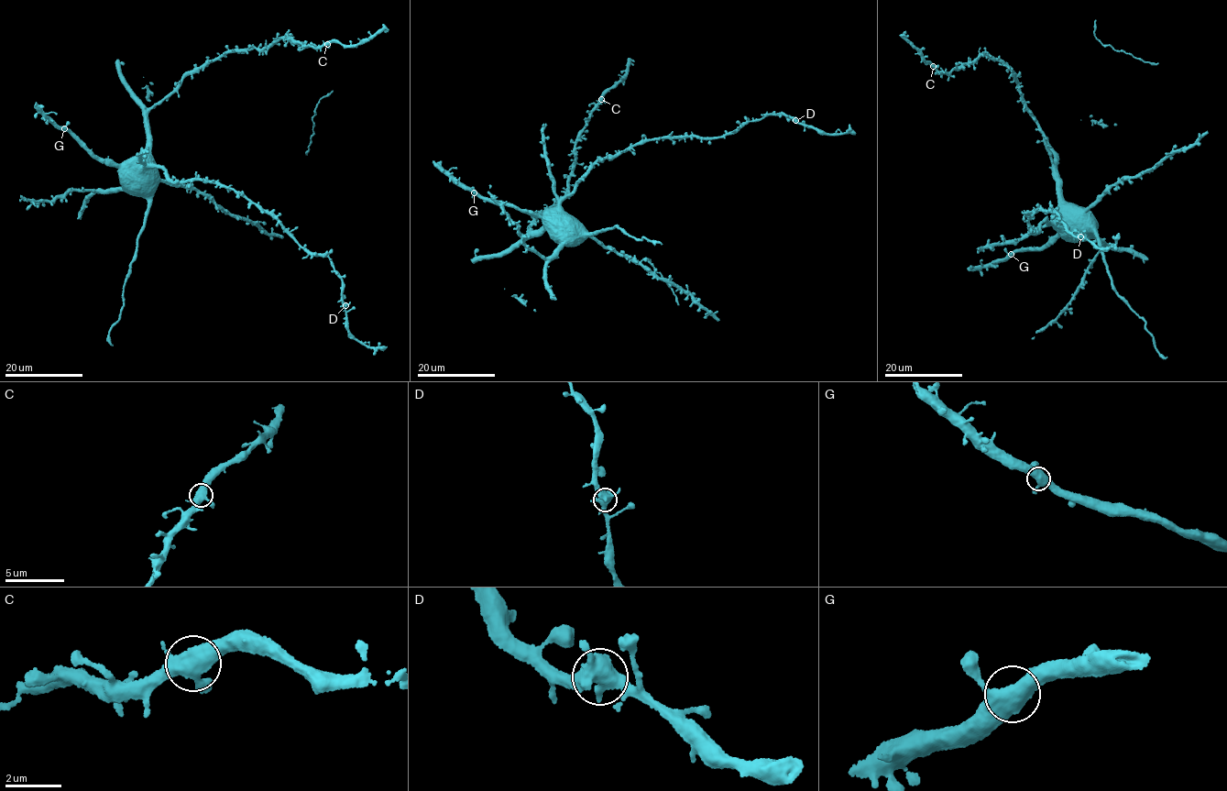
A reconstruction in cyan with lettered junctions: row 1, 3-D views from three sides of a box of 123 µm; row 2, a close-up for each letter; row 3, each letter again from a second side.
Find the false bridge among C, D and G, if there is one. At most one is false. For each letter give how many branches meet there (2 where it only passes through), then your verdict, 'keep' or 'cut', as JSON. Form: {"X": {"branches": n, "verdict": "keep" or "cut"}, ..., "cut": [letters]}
{"C": {"branches": 4, "verdict": "keep"}, "D": {"branches": 4, "verdict": "keep"}, "G": {"branches": 4, "verdict": "keep"}, "cut": []}

